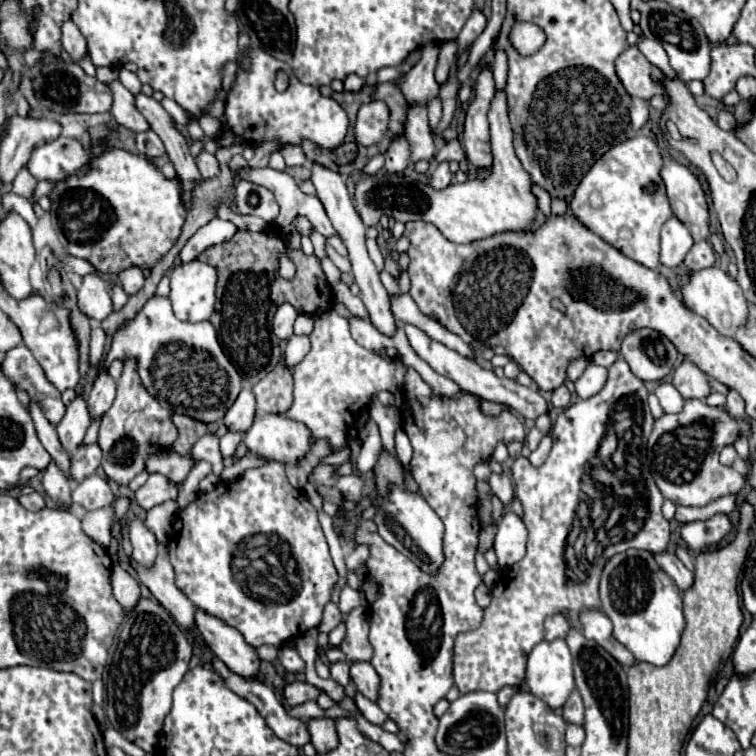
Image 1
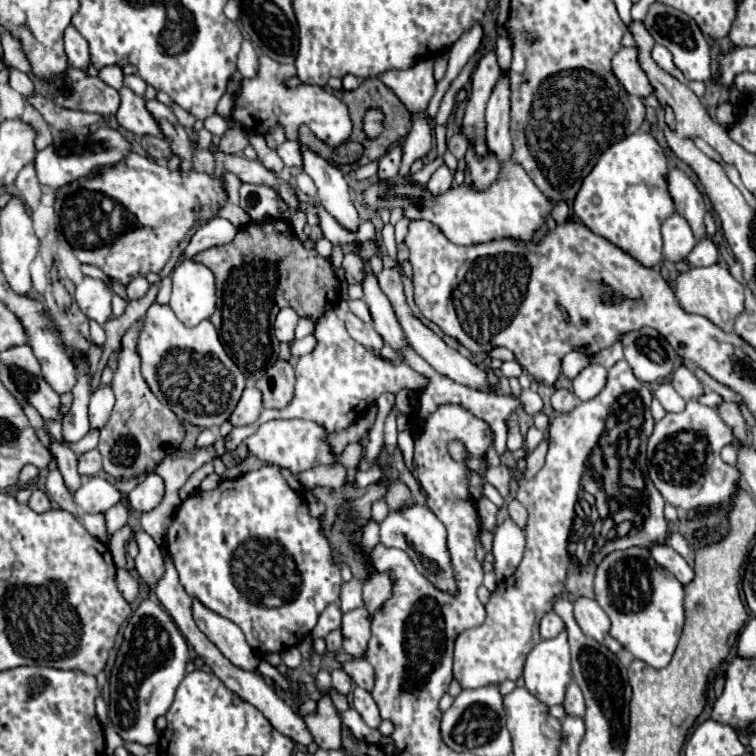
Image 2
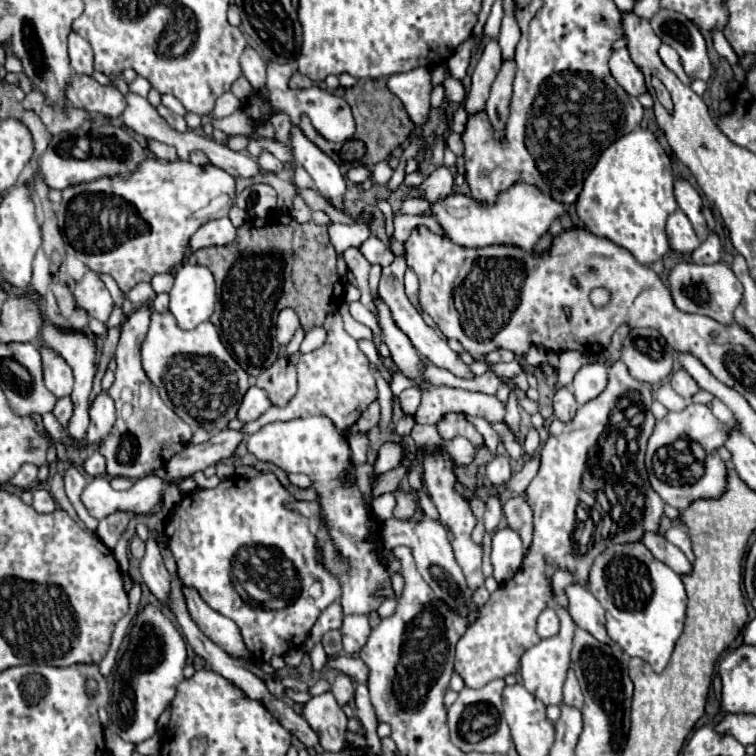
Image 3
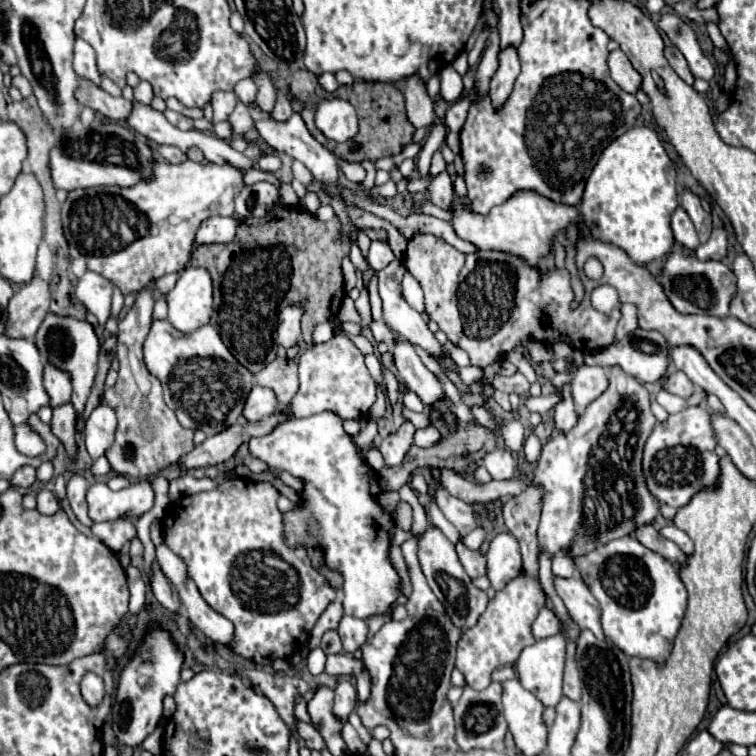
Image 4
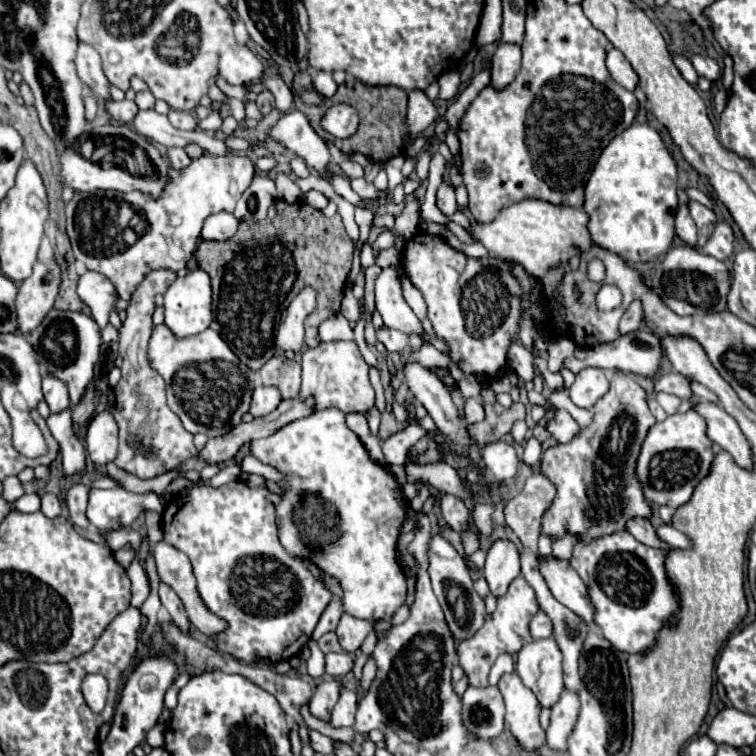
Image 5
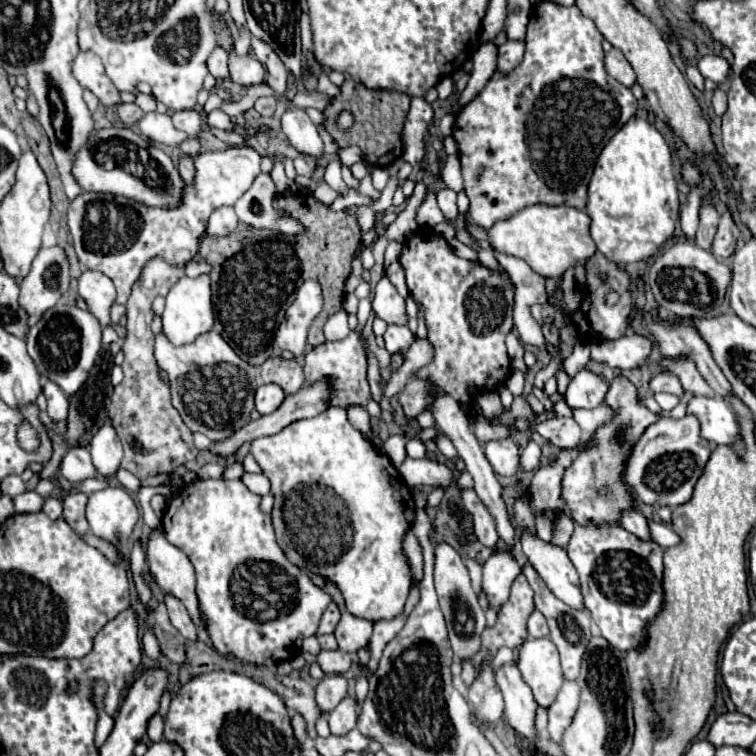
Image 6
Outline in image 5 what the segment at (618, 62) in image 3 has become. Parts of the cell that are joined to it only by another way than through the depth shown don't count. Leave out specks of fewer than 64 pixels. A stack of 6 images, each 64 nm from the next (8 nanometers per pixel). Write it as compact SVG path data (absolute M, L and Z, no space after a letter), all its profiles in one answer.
M612 48L612 50L608 52L606 66L608 66L612 78L614 78L620 86L624 86L626 90L632 92L632 90L638 86L638 74L634 72L634 68L630 66L630 62L624 58L624 54L622 54L620 50Z

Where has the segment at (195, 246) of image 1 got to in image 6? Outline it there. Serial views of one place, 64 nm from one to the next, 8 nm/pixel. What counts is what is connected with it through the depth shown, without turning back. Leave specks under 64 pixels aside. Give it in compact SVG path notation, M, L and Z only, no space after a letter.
M224 206L224 208L212 212L212 216L208 220L208 226L206 226L206 234L210 234L210 236L228 236L236 230L236 226L238 226L238 218L236 218L234 208Z

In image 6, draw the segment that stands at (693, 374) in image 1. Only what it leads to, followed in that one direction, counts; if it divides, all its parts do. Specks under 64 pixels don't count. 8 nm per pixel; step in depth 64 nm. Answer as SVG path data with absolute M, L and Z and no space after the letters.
M662 372L658 376L654 376L650 380L650 390L656 394L656 392L670 392L670 394L676 394L678 398L684 396L684 388L678 380L678 376L670 374L670 372Z

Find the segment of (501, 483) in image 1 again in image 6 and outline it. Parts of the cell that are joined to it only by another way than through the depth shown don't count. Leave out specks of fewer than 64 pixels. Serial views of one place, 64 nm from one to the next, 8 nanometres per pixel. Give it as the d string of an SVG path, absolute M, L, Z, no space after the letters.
M492 440L484 444L484 454L498 476L512 478L518 472L518 446L512 440Z

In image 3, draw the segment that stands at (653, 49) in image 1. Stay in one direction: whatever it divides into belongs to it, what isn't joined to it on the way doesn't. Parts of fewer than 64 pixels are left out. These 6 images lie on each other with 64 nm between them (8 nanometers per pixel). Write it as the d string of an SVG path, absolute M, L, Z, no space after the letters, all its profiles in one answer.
M660 46L658 48L658 56L660 56L660 60L664 62L664 66L668 68L668 70L672 70L678 78L680 78L680 82L684 82L684 84L690 84L690 78L684 74L684 70L682 70L682 66L680 66L680 58L678 58L678 54L676 54L676 50L672 50L670 46Z

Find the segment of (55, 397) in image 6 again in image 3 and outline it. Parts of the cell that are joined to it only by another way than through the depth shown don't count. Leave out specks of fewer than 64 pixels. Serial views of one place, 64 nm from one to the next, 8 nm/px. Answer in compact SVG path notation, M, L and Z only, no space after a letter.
M42 340L38 342L38 350L42 356L46 388L52 390L56 394L56 398L68 396L72 392L72 386L74 386L72 368L64 362L64 358L58 352L54 352L52 348L46 348Z

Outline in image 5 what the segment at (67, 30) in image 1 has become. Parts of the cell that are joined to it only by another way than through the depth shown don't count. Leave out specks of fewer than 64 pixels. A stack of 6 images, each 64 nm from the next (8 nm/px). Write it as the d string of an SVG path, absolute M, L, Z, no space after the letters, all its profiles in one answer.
M84 42L78 44L76 72L78 72L78 78L80 78L94 94L98 94L102 100L110 98L108 78L104 76L102 66L100 66L100 54L96 54L96 50L94 50L90 44L84 44Z

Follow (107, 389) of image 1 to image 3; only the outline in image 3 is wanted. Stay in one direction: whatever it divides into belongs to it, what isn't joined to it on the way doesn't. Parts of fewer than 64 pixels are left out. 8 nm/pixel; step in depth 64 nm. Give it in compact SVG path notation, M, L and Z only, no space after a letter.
M100 392L90 406L90 428L86 434L86 440L94 450L98 448L100 438L104 438L104 434L108 434L114 420L116 420L114 402L108 396L108 392Z

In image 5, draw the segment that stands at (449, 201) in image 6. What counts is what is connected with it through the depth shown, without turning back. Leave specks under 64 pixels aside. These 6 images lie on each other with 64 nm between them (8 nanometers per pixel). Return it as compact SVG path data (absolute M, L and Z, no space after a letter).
M442 180L442 184L438 186L438 208L444 214L454 214L458 210L456 198L454 198L454 188L446 180Z

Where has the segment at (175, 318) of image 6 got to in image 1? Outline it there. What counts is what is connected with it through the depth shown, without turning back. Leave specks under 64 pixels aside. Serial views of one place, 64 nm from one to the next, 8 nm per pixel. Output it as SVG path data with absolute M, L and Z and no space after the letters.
M200 260L180 264L170 276L170 302L178 320L202 322L215 311L218 270Z

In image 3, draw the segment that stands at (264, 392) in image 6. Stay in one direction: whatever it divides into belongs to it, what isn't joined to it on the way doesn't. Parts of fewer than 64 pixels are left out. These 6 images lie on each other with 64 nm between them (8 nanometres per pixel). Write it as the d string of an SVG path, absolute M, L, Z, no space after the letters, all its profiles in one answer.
M250 386L248 392L246 392L244 398L242 398L242 404L240 404L240 408L238 408L238 416L236 416L236 418L238 418L242 424L252 422L252 420L260 418L260 414L266 412L270 406L272 406L272 404L268 402L268 394L264 394L264 390L260 390L258 386Z

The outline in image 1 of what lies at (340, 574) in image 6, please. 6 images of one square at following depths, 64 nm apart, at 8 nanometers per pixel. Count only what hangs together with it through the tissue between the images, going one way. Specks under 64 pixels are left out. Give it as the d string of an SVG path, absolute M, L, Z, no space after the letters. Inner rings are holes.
M256 412L254 424L244 434L248 450L258 452L264 458L276 458L278 462L298 462L310 448L308 430L300 422L292 422L280 414ZM344 586L342 592L340 592L340 602L338 602L340 612L342 612L342 614L348 614L348 612L354 610L358 604L360 604L360 592L354 592L352 588Z

